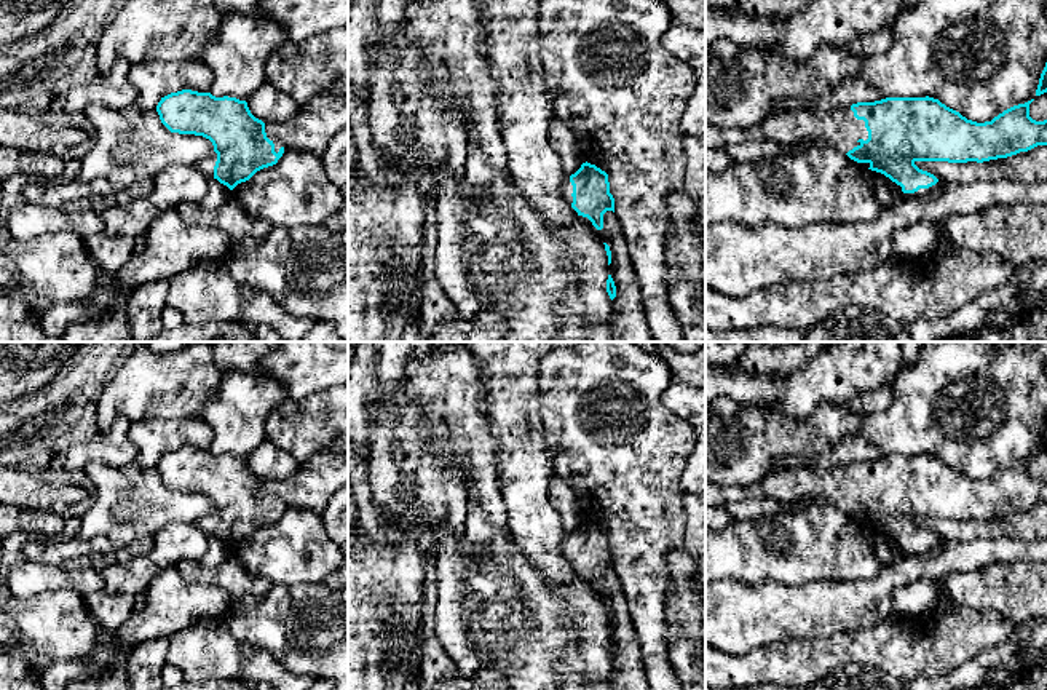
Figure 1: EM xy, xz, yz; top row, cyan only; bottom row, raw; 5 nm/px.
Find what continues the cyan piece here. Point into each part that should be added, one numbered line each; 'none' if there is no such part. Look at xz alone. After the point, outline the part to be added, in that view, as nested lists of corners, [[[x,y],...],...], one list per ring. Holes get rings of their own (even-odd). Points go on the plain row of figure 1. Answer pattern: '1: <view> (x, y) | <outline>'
1: xz (567, 545) | [[[568,532],[563,533],[562,548],[563,548],[568,561],[571,562],[571,561],[573,561],[573,554],[571,554],[571,551],[573,551],[573,543],[571,543],[571,540],[570,540],[570,533],[568,533]]]

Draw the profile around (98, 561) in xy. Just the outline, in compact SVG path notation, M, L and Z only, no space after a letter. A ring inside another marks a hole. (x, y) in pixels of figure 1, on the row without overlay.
M145 537L145 538L139 538L132 543L129 543L128 546L120 548L120 549L110 549L107 553L97 551L97 553L91 553L91 554L72 557L72 559L62 557L61 567L65 570L77 570L81 567L89 567L89 569L101 572L107 565L126 562L132 557L147 554L147 553L150 553L152 548L153 548L153 538Z

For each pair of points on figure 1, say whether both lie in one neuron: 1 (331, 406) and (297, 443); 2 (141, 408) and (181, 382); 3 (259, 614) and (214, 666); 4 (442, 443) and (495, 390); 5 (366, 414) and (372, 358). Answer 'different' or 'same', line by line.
1: same
2: same
3: different
4: same
5: same

